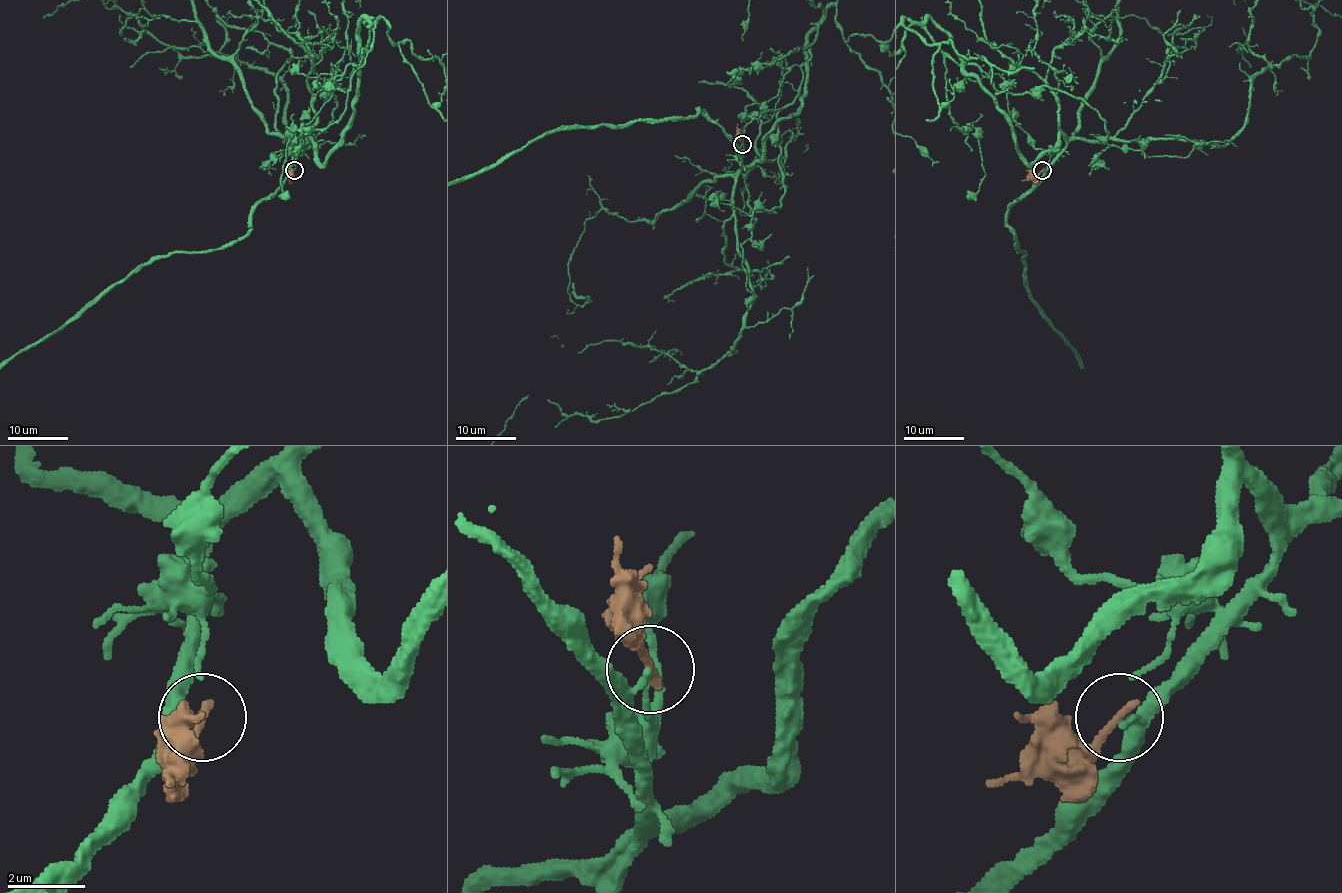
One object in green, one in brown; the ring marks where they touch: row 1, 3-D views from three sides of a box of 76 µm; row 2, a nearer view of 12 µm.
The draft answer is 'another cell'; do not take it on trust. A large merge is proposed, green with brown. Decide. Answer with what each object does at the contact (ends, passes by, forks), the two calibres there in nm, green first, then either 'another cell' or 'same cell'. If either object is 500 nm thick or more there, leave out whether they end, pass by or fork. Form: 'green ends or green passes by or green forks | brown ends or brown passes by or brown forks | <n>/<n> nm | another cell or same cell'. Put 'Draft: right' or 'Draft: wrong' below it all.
green ends | brown ends | 200/240 nm | another cell
Draft: right

